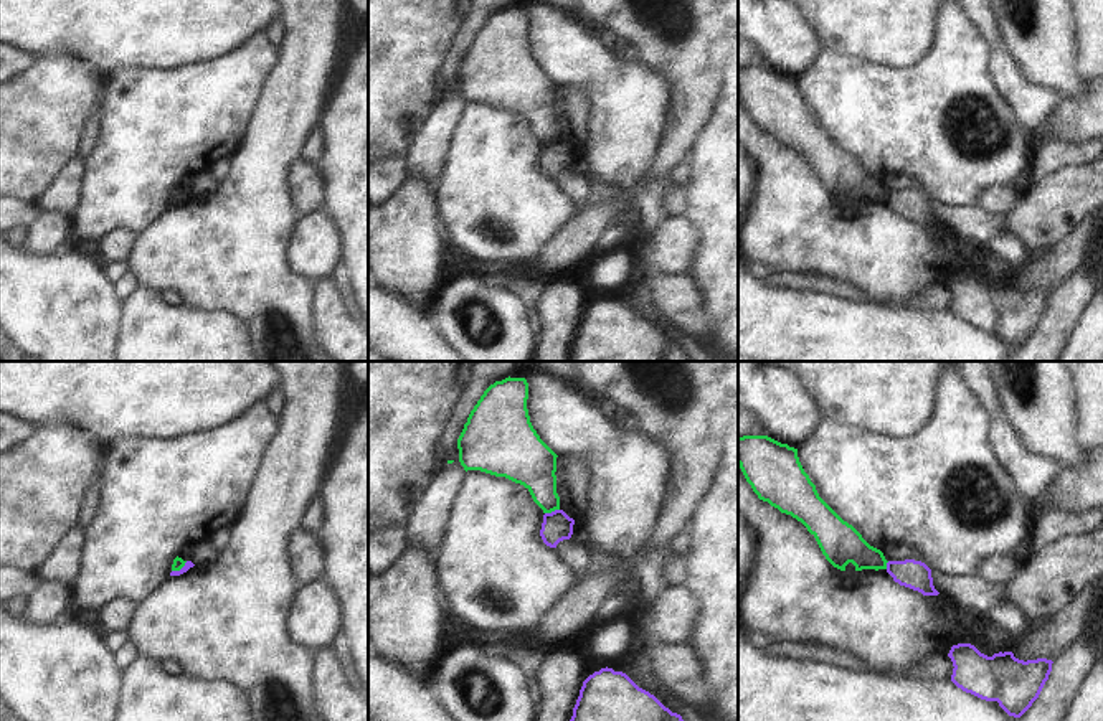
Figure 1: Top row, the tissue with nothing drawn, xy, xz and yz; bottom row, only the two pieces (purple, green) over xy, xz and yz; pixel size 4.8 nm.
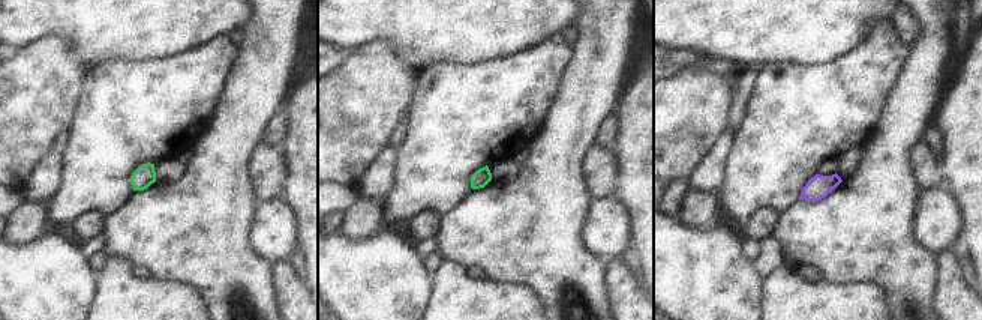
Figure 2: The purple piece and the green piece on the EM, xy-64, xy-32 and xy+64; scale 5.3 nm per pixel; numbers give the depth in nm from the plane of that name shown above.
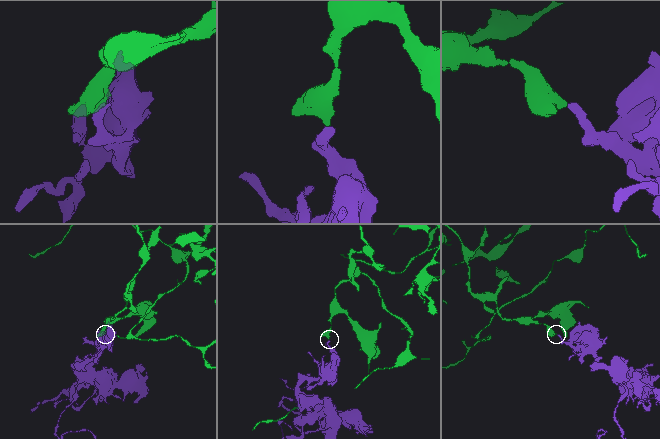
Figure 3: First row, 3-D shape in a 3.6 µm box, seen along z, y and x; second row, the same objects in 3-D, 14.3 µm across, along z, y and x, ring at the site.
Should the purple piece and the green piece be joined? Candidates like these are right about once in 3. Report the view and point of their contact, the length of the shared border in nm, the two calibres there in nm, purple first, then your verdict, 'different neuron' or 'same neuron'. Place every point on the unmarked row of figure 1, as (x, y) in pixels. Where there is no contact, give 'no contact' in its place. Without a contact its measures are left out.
xz (552, 142) | 80 nm | 140/220 nm | different neuron

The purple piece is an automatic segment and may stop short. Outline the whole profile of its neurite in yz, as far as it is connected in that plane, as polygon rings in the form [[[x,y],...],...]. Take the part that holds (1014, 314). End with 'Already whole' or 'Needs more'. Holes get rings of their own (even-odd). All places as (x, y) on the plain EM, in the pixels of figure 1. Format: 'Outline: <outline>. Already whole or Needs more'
Outline: [[[971,274],[953,276],[948,287],[954,297],[951,312],[958,318],[997,332],[1014,348],[1020,348],[1039,328],[1053,294],[1047,289],[1024,292],[1012,282],[987,287]]]. Already whole.

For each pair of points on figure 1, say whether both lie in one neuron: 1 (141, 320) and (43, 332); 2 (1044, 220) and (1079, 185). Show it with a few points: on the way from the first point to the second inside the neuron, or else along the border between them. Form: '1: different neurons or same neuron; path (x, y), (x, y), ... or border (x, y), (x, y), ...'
1: different neurons; border (121, 325), (118, 332)
2: same neuron; path (1052, 212), (1070, 193)

